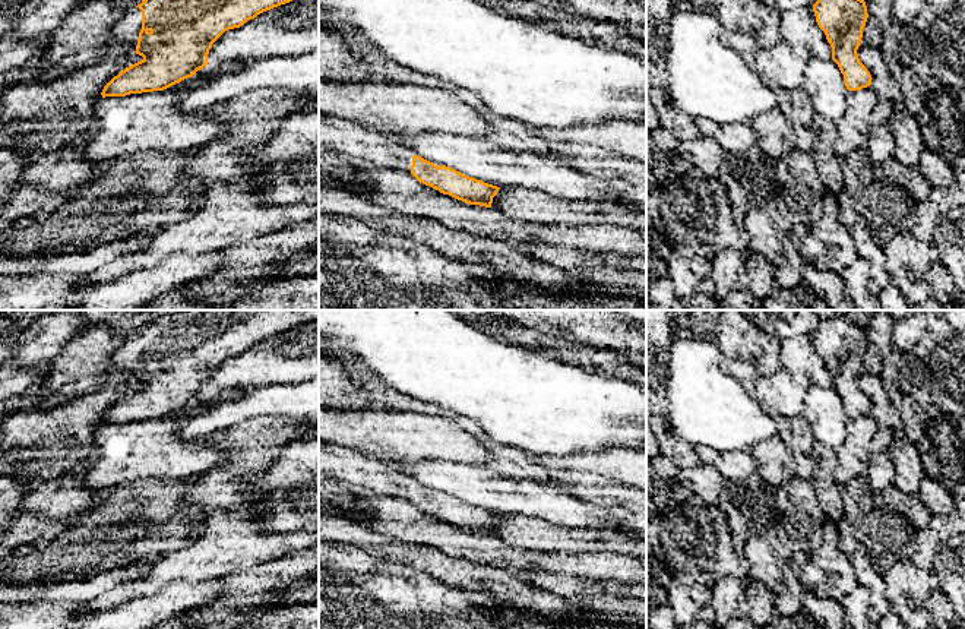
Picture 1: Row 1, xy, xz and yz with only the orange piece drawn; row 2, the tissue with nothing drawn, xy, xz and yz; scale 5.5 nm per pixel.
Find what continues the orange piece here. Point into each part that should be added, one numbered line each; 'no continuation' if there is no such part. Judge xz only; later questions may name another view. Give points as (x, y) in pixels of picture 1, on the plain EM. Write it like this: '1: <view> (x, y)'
1: xz (339, 462)

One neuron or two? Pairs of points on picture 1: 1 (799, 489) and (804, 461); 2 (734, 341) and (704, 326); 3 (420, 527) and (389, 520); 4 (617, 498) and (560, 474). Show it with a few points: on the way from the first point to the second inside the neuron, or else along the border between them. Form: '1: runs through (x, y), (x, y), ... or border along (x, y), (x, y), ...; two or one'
1: border along (793, 473), (809, 480); two
2: border along (717, 325), (717, 332), (712, 337); two
3: runs through (413, 525), (396, 520); one
4: runs through (603, 496), (597, 496), (585, 484), (575, 481); one

